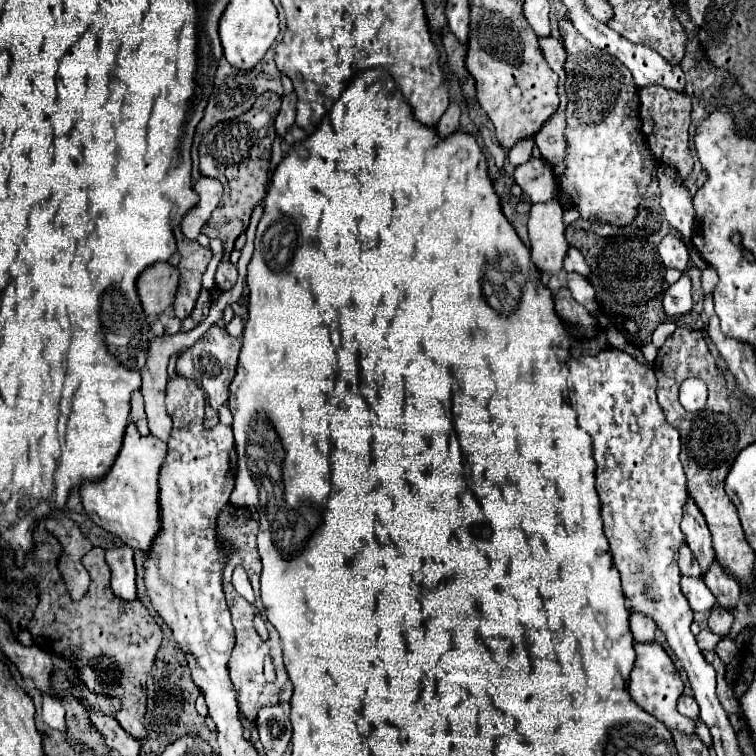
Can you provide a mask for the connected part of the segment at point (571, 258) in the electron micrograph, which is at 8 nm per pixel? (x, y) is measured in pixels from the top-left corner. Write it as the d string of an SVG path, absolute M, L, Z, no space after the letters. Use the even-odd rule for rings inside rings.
M569 248L567 256L565 256L565 270L567 272L579 272L583 276L591 274L591 268L585 262L585 256L577 250L577 248Z

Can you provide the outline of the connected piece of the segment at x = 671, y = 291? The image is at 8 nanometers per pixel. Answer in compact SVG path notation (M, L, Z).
M681 276L675 284L665 290L663 306L669 316L685 314L691 310L691 280L689 276Z

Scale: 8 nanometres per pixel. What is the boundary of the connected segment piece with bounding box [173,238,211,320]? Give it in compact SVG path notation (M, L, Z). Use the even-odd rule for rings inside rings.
M187 238L179 240L177 248L181 254L181 262L177 264L179 288L175 294L173 308L175 316L179 320L185 320L195 308L195 300L201 290L201 276L211 260L211 250L199 246L197 240L187 240Z

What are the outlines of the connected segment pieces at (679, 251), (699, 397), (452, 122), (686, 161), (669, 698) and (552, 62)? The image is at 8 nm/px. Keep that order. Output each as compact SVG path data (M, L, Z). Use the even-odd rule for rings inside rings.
M667 234L661 244L659 244L659 254L665 262L665 266L669 268L677 268L681 272L685 272L687 262L689 262L689 252L687 246L683 244L683 240L677 234Z
M687 378L681 384L683 402L692 403L692 409L702 410L707 401L707 386L703 380Z
M451 102L451 104L449 104L449 108L445 110L445 114L441 116L439 124L437 124L437 132L439 132L441 136L449 136L451 132L455 132L455 130L457 130L457 126L459 126L459 116L461 116L459 104Z
M645 86L645 88L639 88L639 100L641 100L639 116L643 122L643 134L657 162L675 166L681 178L687 178L693 170L693 156L689 154L689 124L691 124L689 94L671 92L661 86Z
M635 642L635 652L637 652L637 660L629 676L629 694L635 700L635 704L641 706L651 716L655 716L659 722L663 722L669 730L677 730L687 736L695 734L694 720L677 712L677 698L683 694L683 680L673 660L657 642L643 642L643 644Z
M547 36L547 38L539 38L539 46L545 54L545 60L547 64L551 66L553 72L559 74L559 78L565 78L565 70L563 70L563 64L565 64L565 46L561 40L553 38L553 36Z

